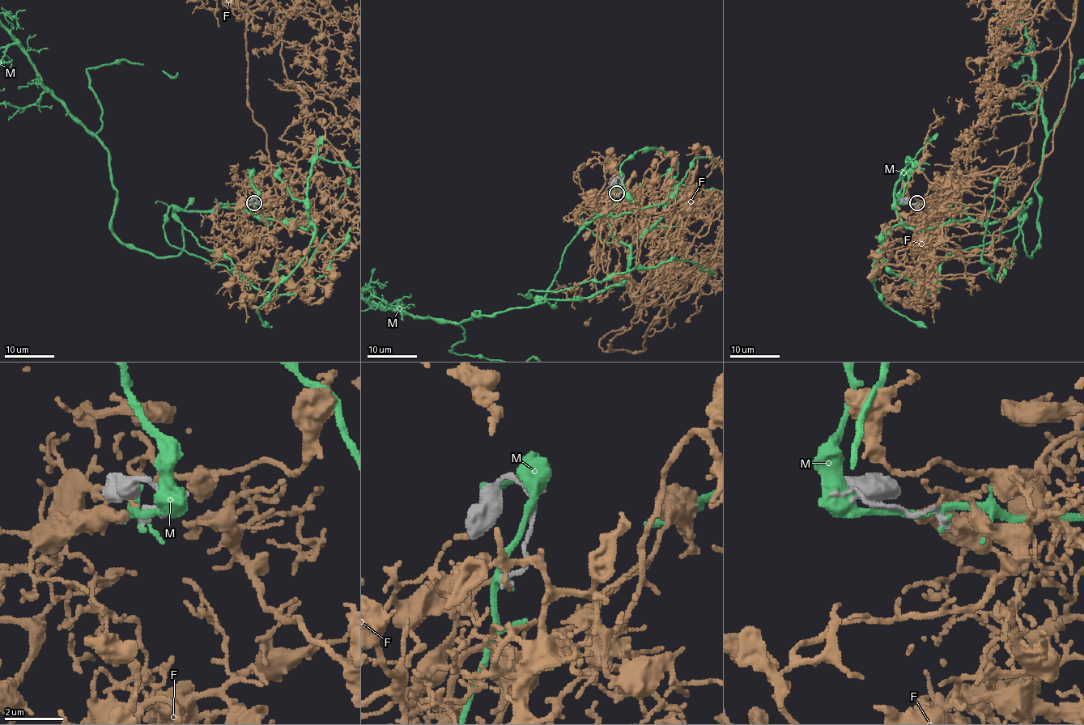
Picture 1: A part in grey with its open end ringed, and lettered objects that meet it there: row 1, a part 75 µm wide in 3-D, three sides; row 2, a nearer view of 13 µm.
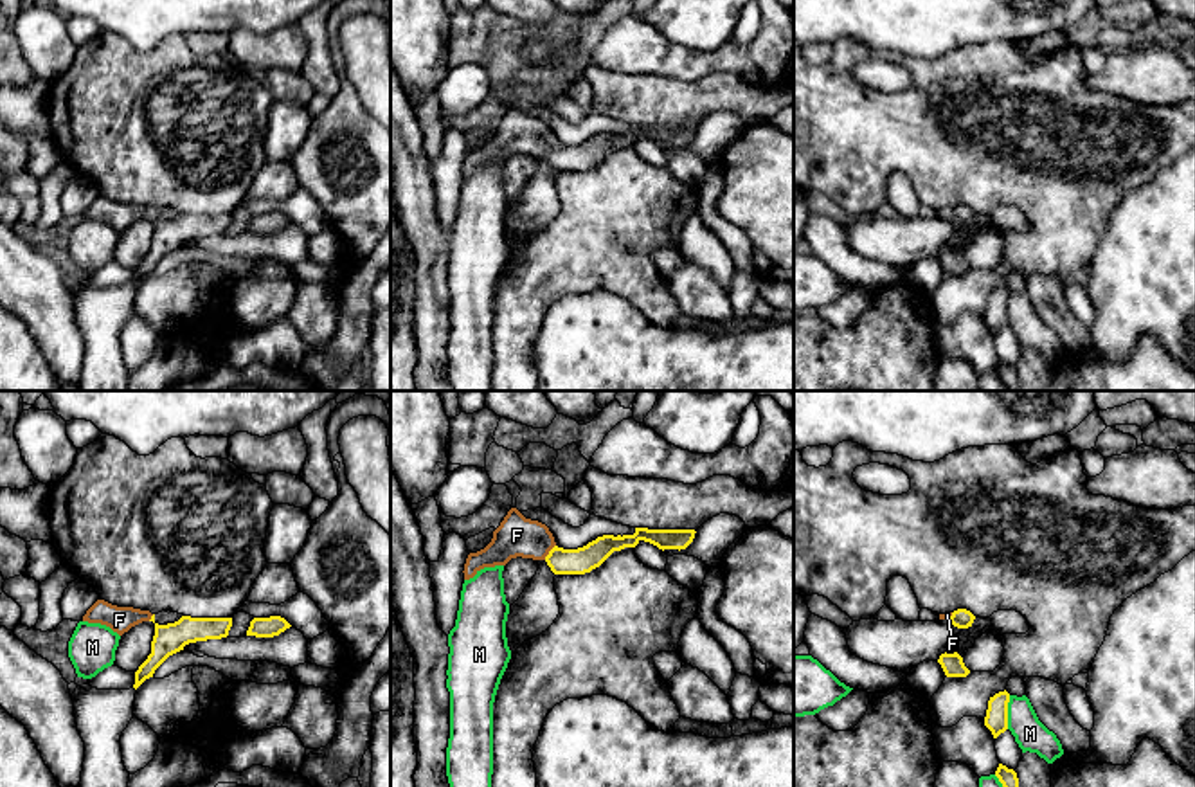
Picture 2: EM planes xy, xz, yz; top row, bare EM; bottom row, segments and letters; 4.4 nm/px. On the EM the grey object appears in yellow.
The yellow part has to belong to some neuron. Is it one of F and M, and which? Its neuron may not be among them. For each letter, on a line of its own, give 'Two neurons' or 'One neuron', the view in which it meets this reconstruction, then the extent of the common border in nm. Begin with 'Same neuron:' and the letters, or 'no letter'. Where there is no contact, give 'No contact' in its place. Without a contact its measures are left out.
Same neuron: F
F: One neuron. Touches yellow in xz. Shared border 90 nm
M: Two neurons. Touches yellow in yz. Shared border 150 nm

